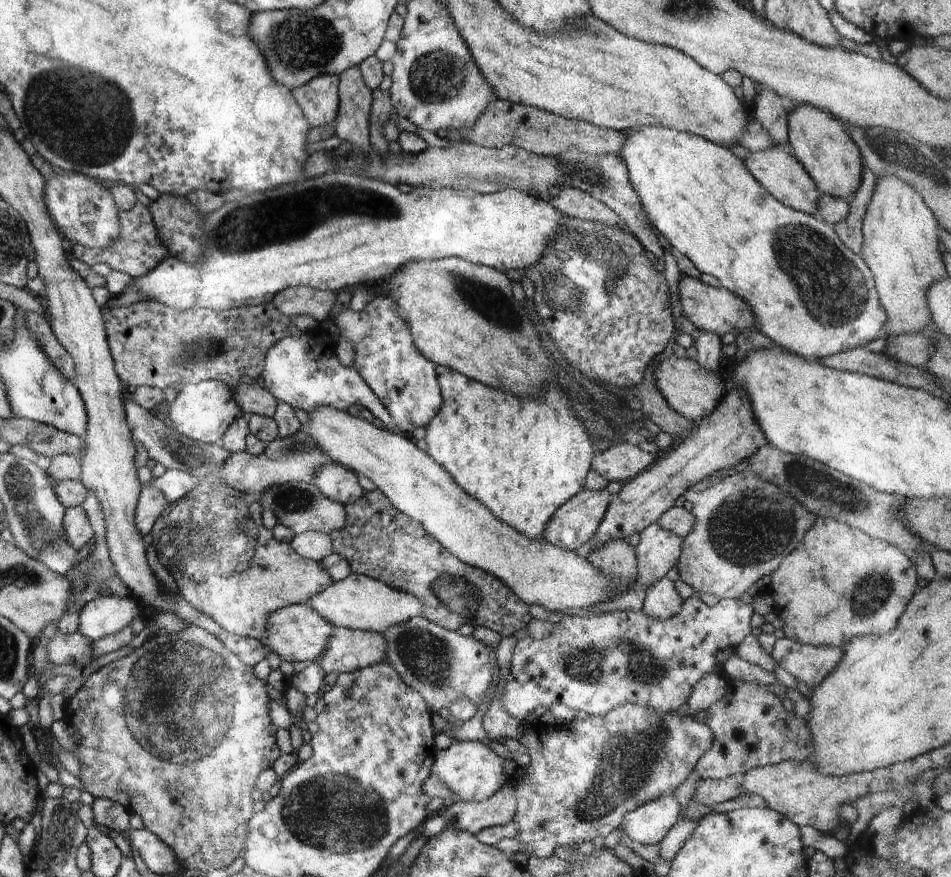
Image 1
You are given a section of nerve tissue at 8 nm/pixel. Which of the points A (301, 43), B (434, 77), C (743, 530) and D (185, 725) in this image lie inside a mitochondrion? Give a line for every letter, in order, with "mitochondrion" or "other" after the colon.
A: mitochondrion
B: mitochondrion
C: mitochondrion
D: mitochondrion

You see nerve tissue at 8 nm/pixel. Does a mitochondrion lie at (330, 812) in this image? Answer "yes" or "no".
yes

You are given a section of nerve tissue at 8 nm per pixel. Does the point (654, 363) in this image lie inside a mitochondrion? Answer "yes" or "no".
no

